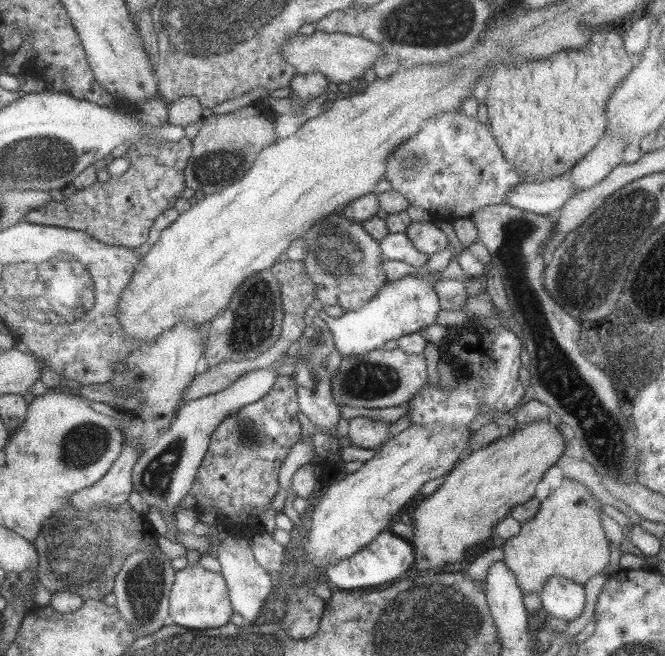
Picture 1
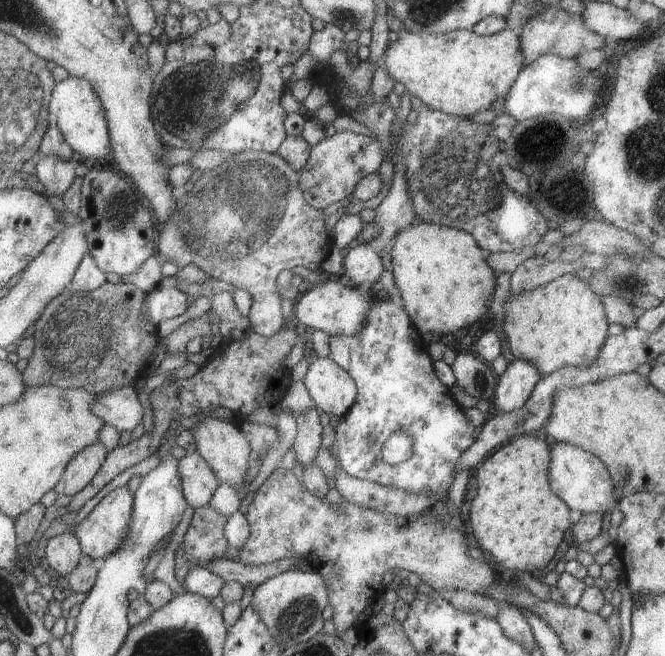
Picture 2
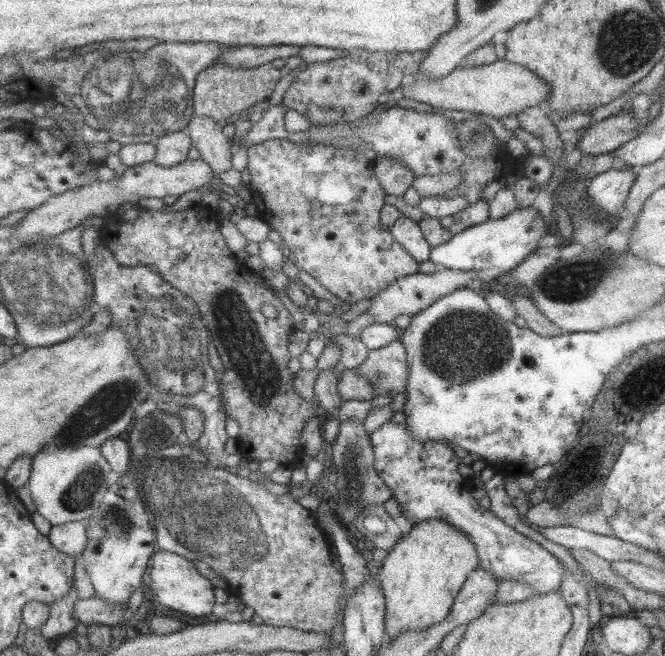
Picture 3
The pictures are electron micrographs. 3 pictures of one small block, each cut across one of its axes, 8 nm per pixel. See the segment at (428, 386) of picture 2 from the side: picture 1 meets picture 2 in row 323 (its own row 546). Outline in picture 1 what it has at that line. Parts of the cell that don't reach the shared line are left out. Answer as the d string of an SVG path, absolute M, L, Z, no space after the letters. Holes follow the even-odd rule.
M379 531L369 544L361 547L349 558L339 558L333 564L325 564L323 577L329 579L333 586L343 590L351 588L360 589L367 586L379 586L385 582L394 583L404 577L407 570L413 568L413 548L411 543L405 538L401 538L391 531Z

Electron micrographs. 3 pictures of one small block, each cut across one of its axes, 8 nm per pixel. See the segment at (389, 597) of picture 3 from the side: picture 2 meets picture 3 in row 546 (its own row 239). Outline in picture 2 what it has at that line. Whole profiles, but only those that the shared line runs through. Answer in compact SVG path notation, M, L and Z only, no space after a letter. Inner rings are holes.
M420 221L399 229L394 234L390 250L391 272L400 292L402 307L420 334L432 332L435 337L441 337L469 326L489 310L497 274L487 264L485 255L475 239L467 231L458 228L445 228L445 225Z

